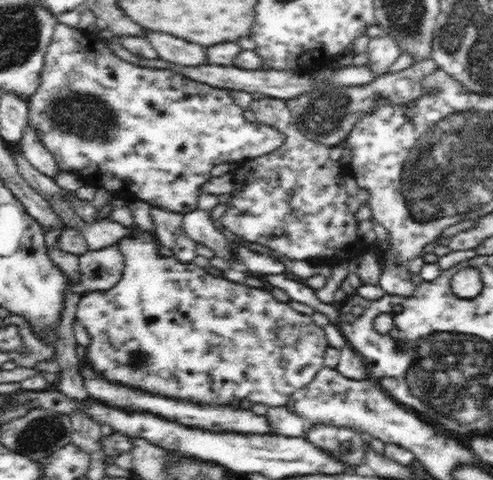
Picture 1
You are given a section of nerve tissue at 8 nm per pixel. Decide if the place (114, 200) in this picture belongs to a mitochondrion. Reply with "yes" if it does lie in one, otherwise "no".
no

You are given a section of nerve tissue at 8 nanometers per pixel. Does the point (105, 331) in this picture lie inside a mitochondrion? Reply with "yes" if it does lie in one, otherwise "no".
no

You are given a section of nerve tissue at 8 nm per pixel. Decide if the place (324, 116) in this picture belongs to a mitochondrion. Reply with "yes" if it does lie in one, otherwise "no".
yes

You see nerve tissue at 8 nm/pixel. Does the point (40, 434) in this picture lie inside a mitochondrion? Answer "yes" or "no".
yes

